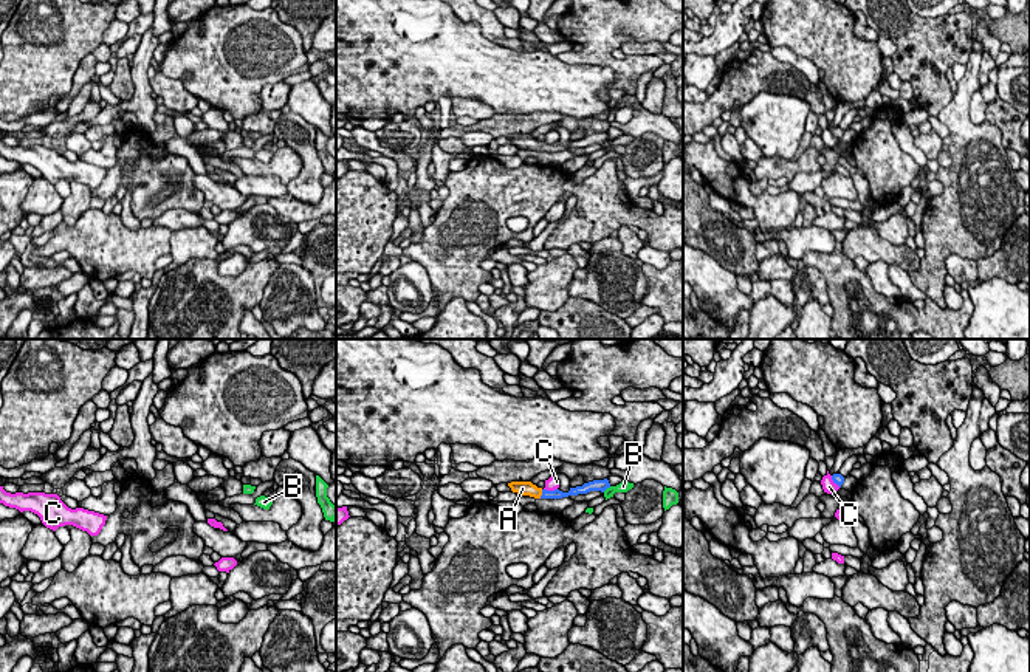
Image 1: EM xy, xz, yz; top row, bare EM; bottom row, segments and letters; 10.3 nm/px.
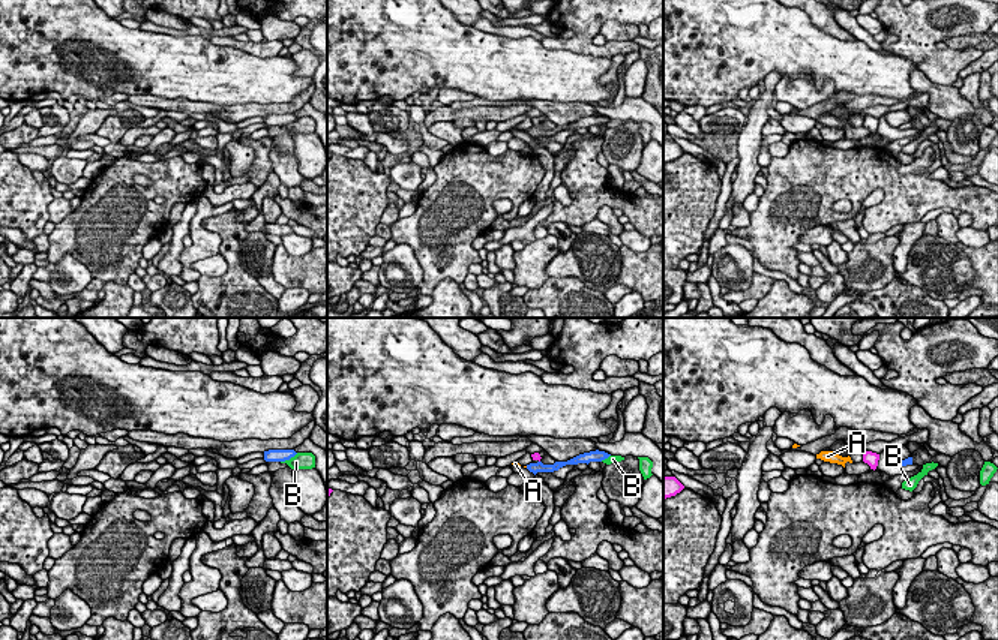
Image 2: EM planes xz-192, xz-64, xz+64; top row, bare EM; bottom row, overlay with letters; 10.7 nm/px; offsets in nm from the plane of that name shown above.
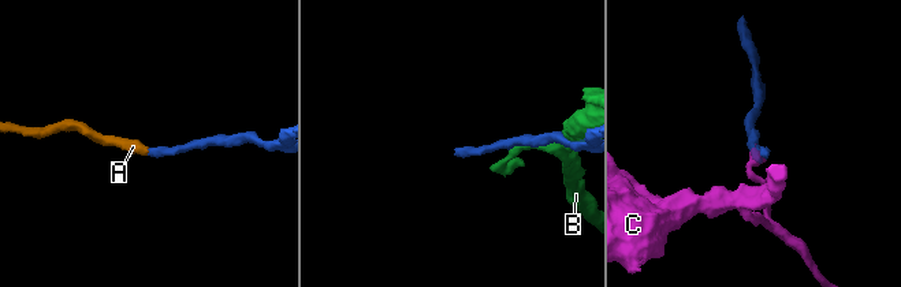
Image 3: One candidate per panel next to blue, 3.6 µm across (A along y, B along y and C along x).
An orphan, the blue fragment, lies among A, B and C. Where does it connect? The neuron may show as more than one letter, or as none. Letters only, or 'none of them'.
A

